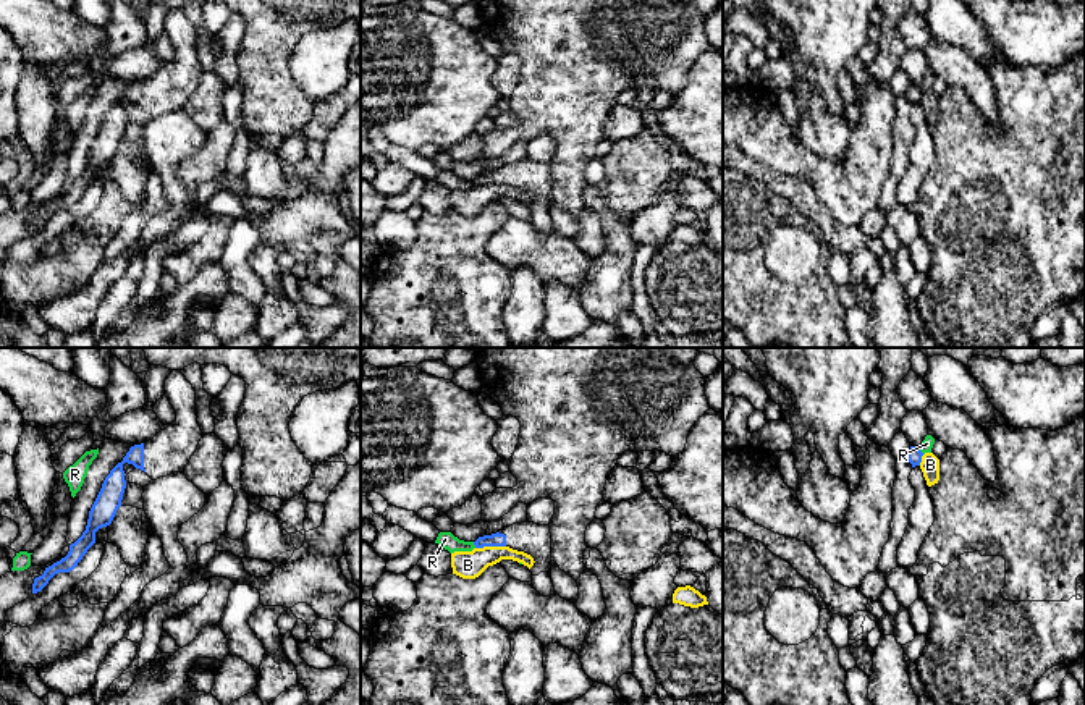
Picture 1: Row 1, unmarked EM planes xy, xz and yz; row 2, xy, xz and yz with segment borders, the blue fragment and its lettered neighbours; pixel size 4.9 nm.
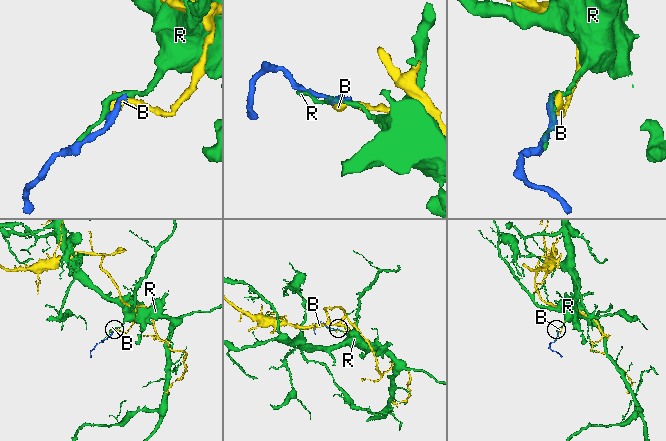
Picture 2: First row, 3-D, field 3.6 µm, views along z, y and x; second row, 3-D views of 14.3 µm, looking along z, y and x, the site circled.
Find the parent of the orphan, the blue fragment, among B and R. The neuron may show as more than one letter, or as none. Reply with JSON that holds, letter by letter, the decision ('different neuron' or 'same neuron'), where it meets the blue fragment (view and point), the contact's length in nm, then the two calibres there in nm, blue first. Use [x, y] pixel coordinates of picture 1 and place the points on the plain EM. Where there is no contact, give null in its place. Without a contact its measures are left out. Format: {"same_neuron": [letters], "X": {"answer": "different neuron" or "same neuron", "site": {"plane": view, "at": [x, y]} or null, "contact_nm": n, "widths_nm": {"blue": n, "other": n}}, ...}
{"same_neuron": [], "B": {"answer": "different neuron", "site": {"plane": "xz", "at": [490, 183]}, "contact_nm": 150, "widths_nm": {"blue": 70, "other": 140}}, "R": {"answer": "different neuron", "site": {"plane": "yz", "at": [919, 88]}, "contact_nm": 50, "widths_nm": {"blue": 80, "other": 60}}}

